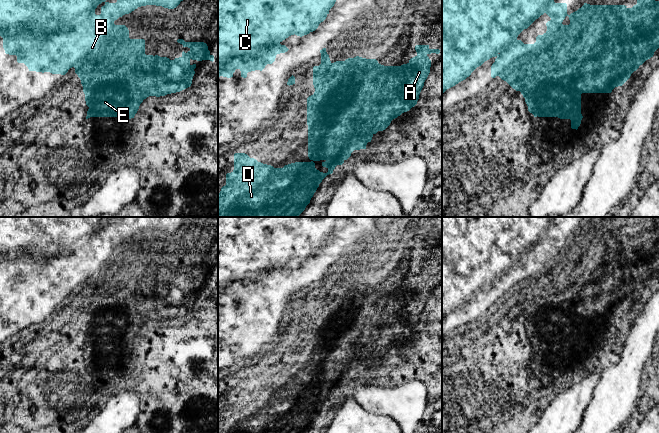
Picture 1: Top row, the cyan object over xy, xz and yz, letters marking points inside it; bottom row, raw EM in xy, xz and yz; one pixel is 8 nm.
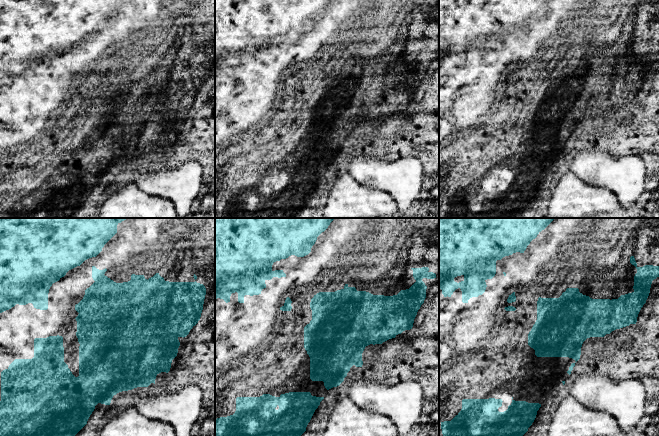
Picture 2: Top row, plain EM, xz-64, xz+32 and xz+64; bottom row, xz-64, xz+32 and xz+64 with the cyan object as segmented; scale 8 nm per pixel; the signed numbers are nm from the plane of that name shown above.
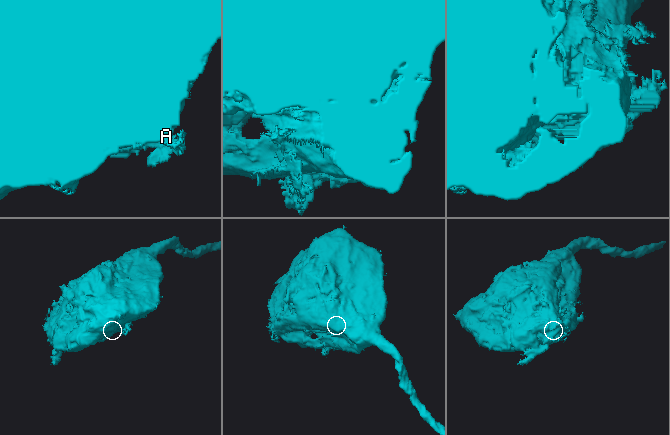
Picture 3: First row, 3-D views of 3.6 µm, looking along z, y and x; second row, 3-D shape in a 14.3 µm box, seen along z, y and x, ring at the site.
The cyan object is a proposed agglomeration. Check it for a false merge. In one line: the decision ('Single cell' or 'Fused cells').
Fused cells

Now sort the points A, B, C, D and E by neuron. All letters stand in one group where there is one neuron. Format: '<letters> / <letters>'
A B C D / E

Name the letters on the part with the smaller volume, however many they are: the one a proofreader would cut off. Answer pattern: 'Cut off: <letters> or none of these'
Cut off: E

